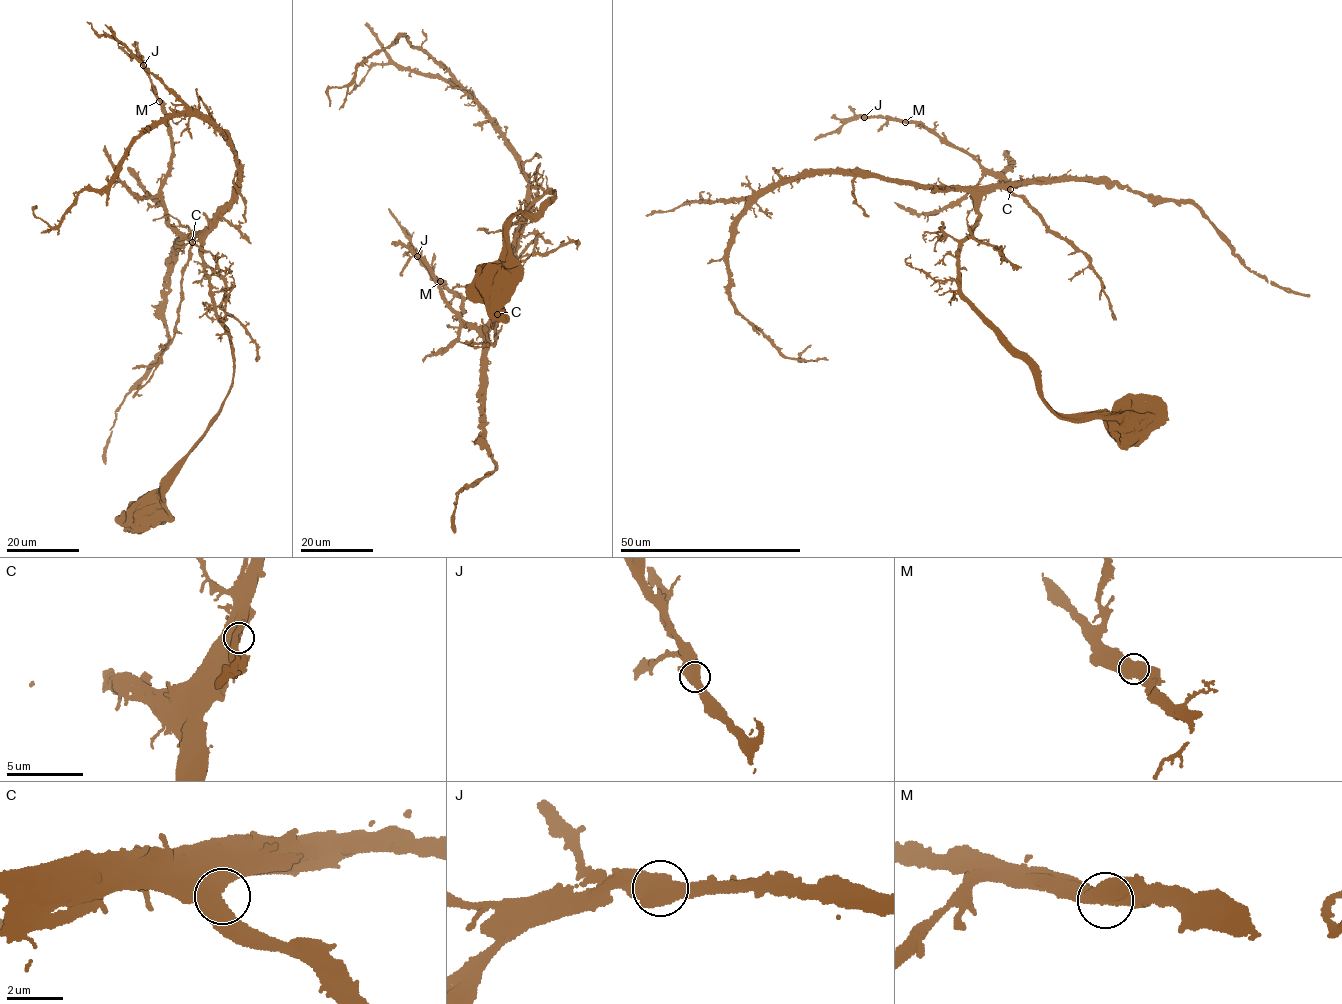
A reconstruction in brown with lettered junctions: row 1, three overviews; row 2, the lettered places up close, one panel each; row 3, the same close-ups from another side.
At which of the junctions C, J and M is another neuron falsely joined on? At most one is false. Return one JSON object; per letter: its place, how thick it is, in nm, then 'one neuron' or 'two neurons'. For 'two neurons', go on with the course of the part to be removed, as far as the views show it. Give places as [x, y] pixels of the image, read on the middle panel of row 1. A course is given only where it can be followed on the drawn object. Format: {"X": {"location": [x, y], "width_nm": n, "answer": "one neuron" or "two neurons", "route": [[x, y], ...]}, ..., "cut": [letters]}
{"C": {"location": [497, 314], "width_nm": 500, "answer": "one neuron"}, "J": {"location": [417, 256], "width_nm": 700, "answer": "one neuron"}, "M": {"location": [440, 281], "width_nm": 550, "answer": "one neuron"}, "cut": []}

